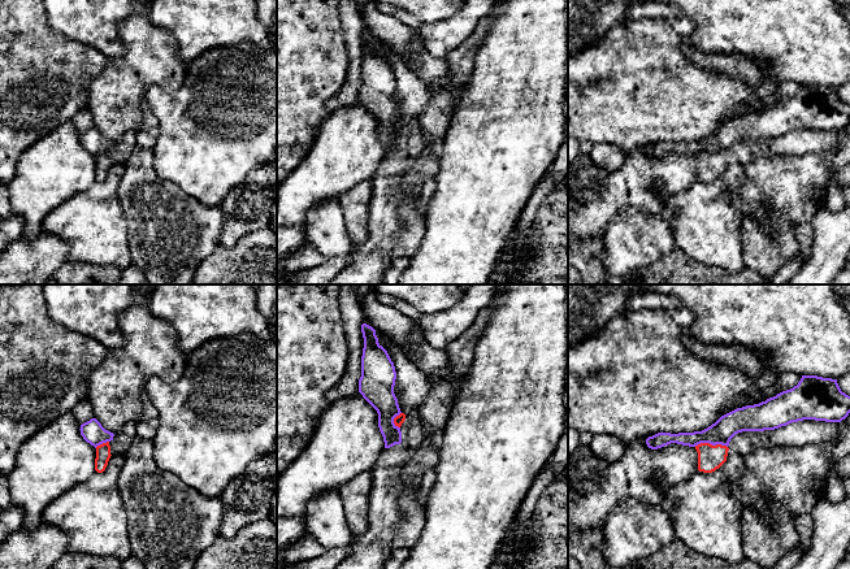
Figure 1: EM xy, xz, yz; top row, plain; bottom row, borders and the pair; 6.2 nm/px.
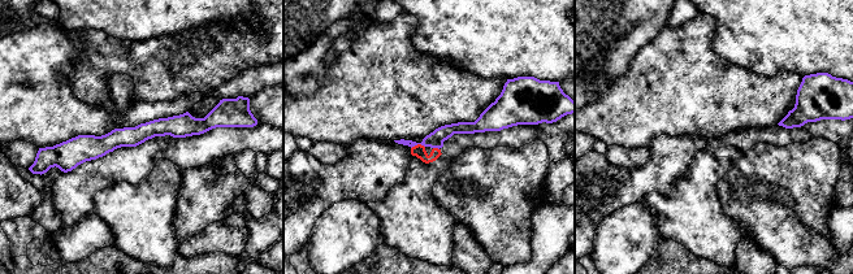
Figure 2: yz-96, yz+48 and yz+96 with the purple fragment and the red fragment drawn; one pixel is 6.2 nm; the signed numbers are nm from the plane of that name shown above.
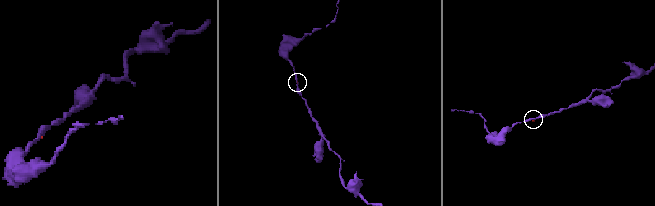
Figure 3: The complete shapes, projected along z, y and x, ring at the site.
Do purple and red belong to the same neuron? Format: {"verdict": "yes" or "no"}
{"verdict": "no"}

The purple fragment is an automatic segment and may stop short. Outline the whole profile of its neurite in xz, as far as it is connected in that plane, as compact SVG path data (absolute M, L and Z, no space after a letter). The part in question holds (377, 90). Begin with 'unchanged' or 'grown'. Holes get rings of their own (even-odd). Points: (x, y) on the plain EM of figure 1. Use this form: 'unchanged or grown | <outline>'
unchanged | M363 32L361 42L364 57L359 101L377 120L385 157L390 157L402 152L400 136L394 133L394 127L402 122L394 103L396 81L387 60L378 52L376 39Z

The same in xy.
unchanged | M96 127L81 134L81 144L95 157L103 152L113 149L114 143L105 139Z

